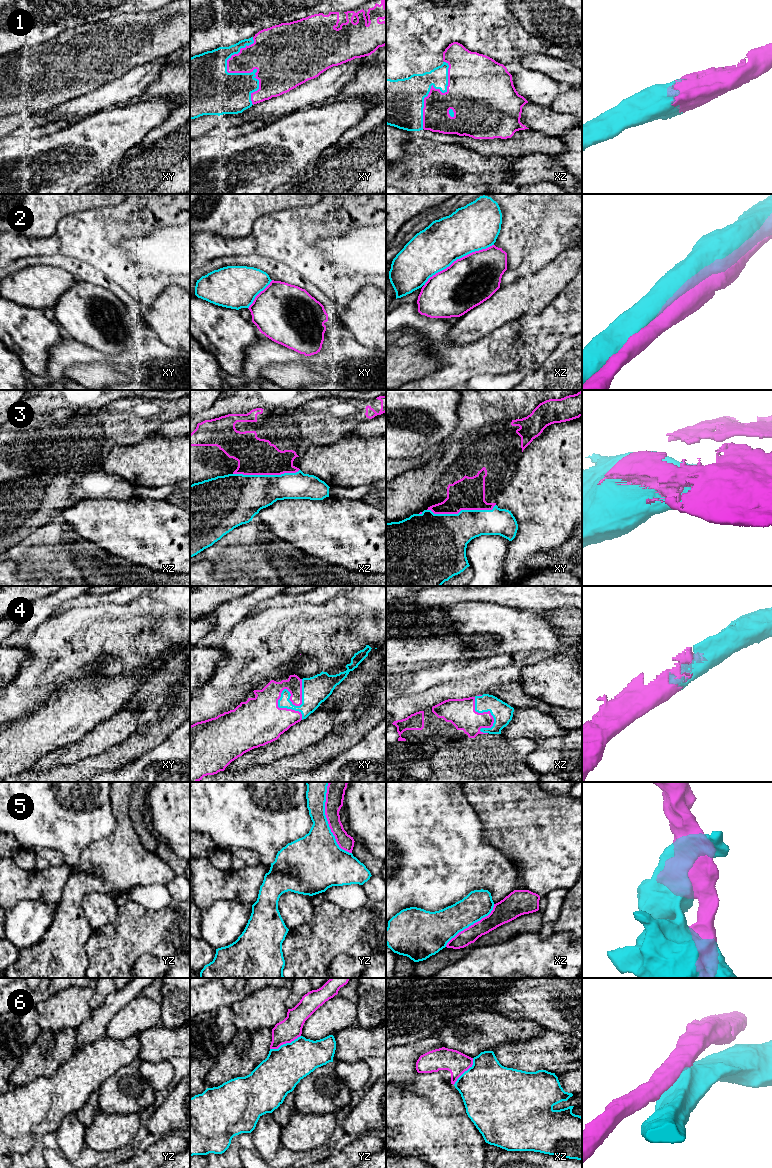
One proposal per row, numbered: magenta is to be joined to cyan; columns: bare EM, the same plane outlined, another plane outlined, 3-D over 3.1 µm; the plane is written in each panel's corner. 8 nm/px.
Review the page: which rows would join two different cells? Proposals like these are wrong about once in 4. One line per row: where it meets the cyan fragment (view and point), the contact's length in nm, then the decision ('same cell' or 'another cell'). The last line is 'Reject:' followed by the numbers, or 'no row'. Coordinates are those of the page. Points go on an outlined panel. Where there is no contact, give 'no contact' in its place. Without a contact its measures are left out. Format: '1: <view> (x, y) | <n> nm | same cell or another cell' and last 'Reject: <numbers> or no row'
1: xy (238, 73) | 550 nm | same cell
2: xz (457, 258) | 650 nm | another cell
3: xy (461, 510) | 550 nm | another cell
4: xy (286, 689) | 320 nm | same cell
5: yz (326, 820) | 600 nm | another cell
6: yz (286, 1043) | 280 nm | another cell
Reject: 2, 3, 5, 6

